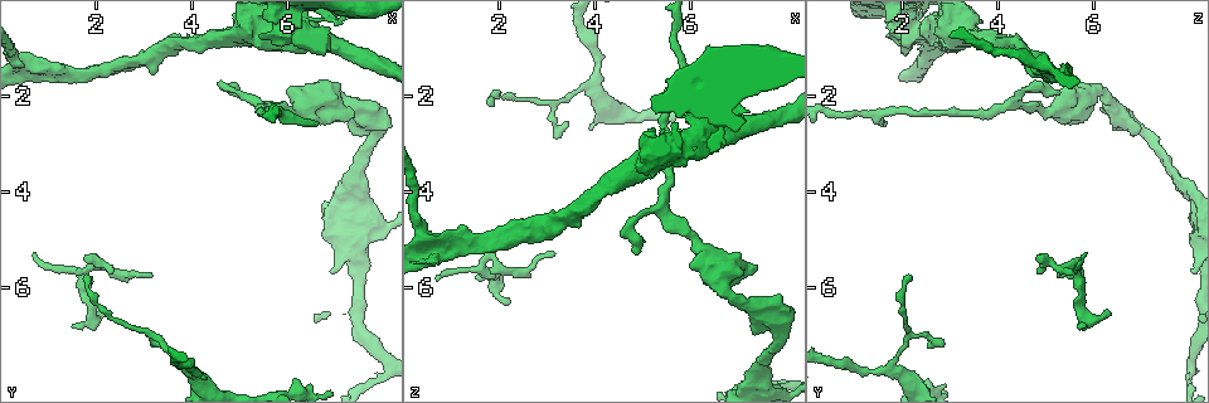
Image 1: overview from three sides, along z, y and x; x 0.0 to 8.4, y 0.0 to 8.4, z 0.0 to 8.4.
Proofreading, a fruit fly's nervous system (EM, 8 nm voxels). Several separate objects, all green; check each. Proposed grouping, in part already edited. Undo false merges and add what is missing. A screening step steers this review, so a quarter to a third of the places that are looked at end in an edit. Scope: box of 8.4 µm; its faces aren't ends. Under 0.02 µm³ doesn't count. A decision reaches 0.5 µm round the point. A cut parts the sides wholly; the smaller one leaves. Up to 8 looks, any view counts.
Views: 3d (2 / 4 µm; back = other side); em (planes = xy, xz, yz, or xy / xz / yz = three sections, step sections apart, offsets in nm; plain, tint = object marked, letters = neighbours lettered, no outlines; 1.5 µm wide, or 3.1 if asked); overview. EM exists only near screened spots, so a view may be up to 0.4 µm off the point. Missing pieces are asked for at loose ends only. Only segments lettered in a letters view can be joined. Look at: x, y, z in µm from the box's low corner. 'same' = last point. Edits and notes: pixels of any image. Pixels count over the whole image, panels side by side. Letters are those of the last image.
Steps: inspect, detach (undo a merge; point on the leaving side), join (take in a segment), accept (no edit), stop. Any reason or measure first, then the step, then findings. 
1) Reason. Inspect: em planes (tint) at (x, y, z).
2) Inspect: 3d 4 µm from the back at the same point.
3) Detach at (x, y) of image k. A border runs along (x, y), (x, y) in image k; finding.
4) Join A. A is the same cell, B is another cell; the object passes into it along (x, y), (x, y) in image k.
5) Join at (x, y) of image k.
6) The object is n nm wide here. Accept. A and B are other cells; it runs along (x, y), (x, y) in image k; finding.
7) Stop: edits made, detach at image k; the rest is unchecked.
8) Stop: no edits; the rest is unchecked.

Free end. Inspect: em planes (tint) at (2.25, 6.50, 6.30).

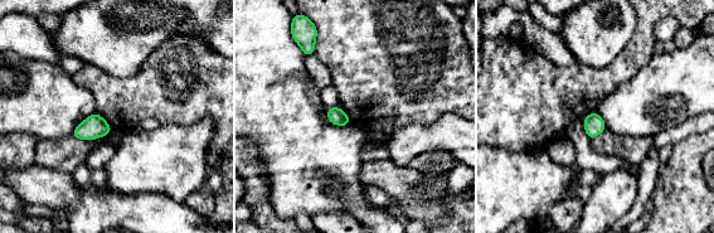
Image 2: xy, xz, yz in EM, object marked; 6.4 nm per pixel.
Inspect: em planes (letters) at the same point.

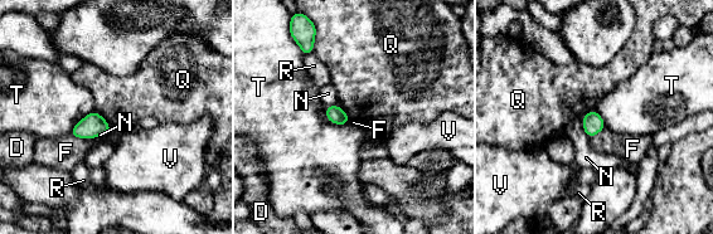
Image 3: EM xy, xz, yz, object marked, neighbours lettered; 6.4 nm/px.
The object is 110 nm wide here. Accept. D, F, N, Q, R, T and V are other cells; a border runs along (95, 110), (112, 128) in image 3; no lettered segment goes on from it.

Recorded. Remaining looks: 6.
Free end. Inspect: 3d 4 µm at (4.85, 2.00, 5.30).

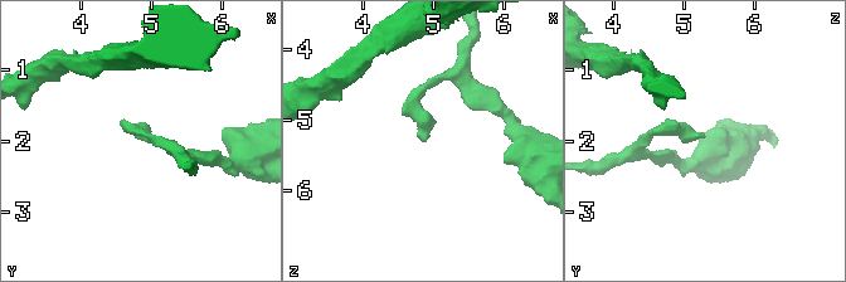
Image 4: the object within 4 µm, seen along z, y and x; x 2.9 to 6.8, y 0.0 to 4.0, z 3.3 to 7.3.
Inspect: em xy step 4 (tint) at (4.85, 1.95, 5.30).

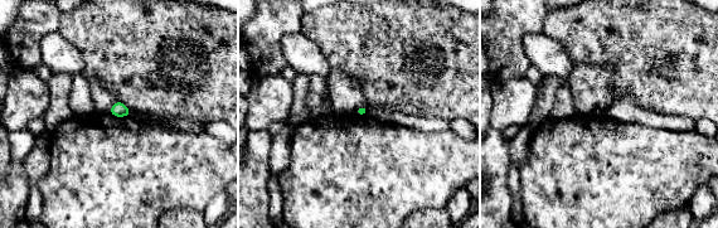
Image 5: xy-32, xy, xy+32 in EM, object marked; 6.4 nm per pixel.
Inspect: em planes (letters) at the same point.

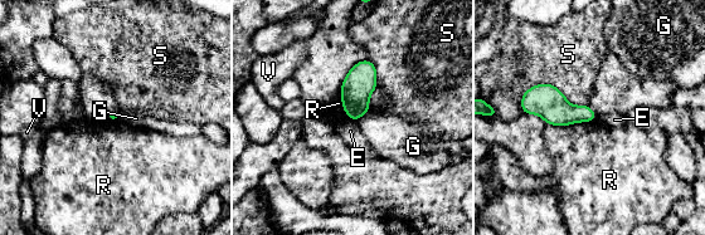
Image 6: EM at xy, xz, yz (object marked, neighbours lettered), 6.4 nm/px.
The longest contact is with S, 440 nm. Accept. E, G, R, S and V are other cells; a border runs along (350, 118), (355, 121) in image 6; no lettered segment goes on from it.

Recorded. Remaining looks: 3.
Stop: no edits; the rest is unchecked.

